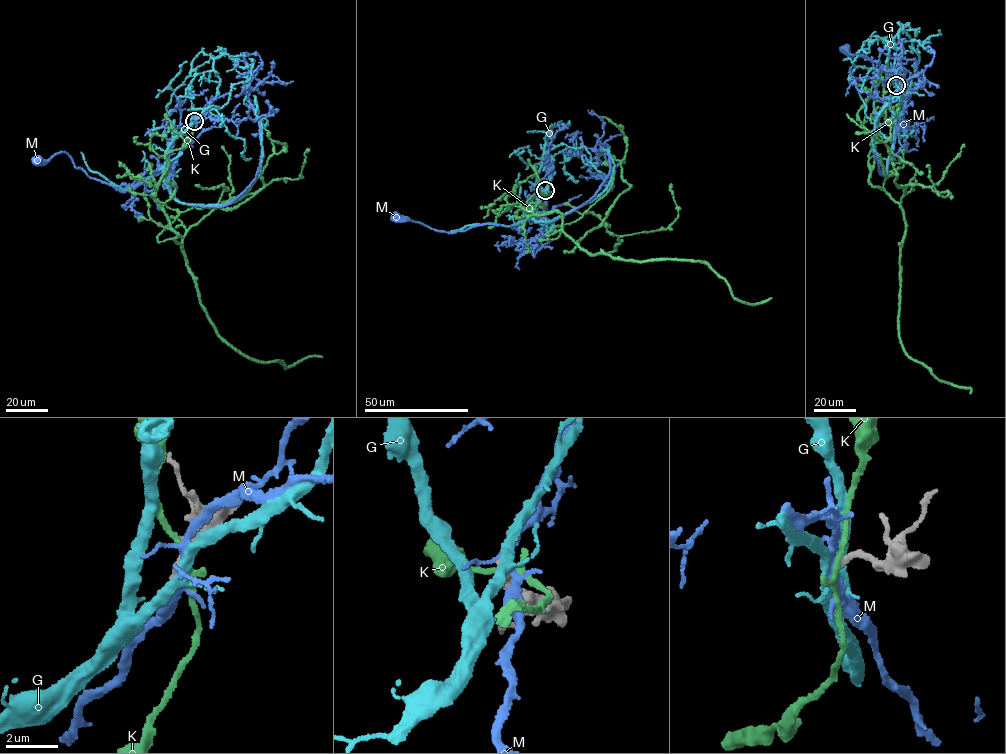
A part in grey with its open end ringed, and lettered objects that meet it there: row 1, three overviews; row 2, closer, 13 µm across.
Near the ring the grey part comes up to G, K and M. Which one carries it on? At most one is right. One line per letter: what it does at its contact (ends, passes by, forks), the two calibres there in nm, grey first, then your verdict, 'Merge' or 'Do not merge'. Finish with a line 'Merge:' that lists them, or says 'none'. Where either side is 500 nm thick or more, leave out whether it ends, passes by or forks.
G: It forks there. Thickness 300 nm (grey) against 300 nm. Do not merge
K: It forks there. Thickness 360 nm (grey) against 160 nm. Do not merge
M: It forks there. Thickness 320 nm (grey) against 240 nm. Do not merge
Merge: none

